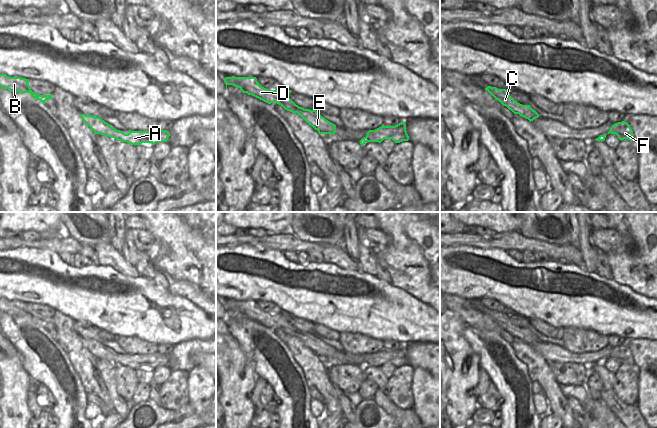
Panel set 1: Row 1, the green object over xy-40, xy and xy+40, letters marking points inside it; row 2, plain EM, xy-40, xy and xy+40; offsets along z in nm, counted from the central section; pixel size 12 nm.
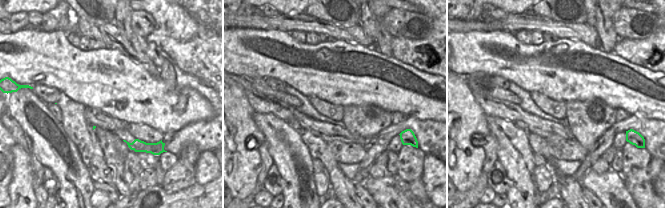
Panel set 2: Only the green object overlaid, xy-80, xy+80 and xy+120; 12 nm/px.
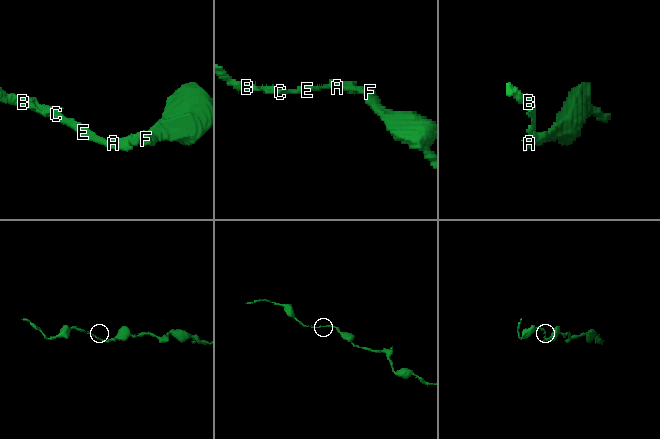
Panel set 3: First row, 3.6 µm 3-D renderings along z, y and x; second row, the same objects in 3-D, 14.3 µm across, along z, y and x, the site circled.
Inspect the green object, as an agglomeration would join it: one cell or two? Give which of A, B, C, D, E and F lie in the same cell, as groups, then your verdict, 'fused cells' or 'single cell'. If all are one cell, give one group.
A B C D E F | single cell

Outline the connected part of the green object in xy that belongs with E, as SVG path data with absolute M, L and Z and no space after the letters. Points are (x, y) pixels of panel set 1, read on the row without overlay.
M226 301L224 303L226 313L228 309L238 311L243 317L252 319L268 328L277 327L285 334L300 339L319 358L335 358L336 349L319 339L316 334L304 333L296 329L288 318L291 314L269 314L262 311L256 301Z

